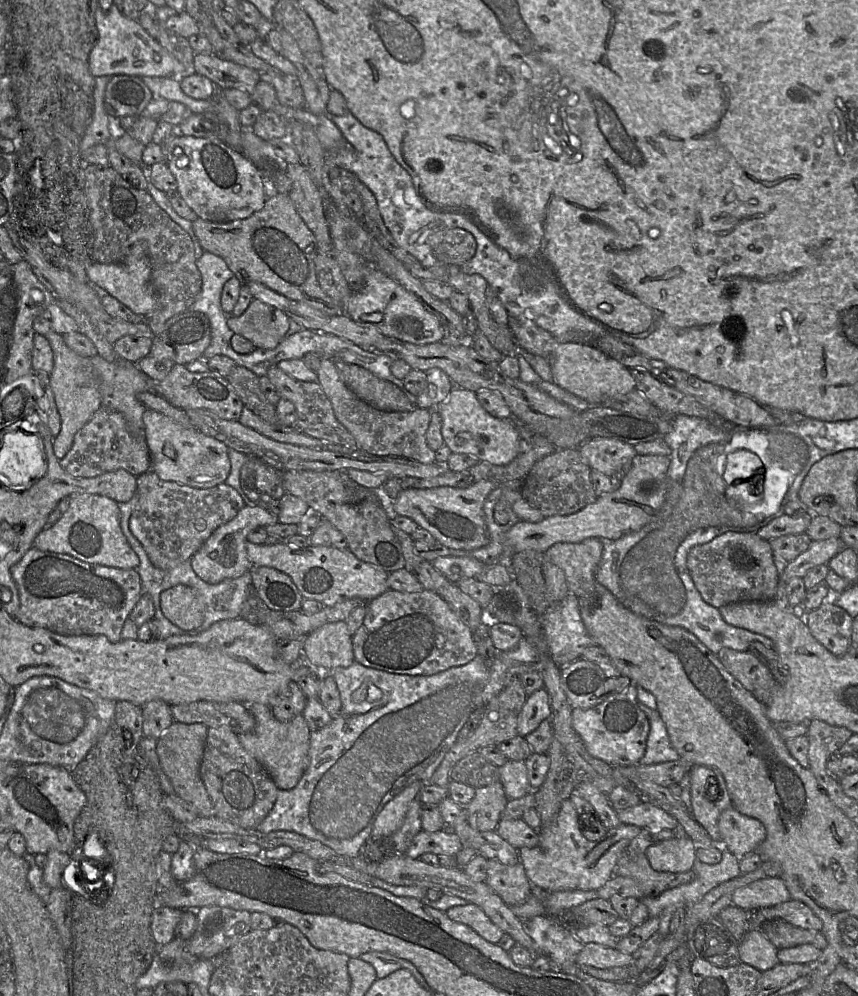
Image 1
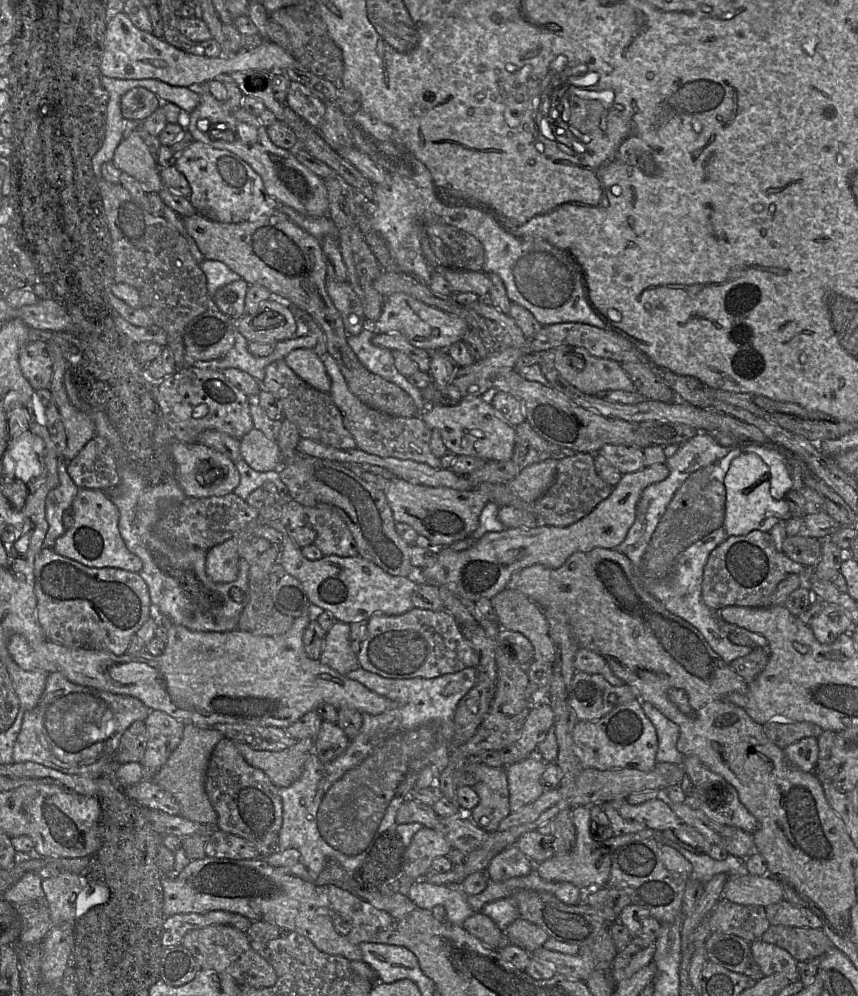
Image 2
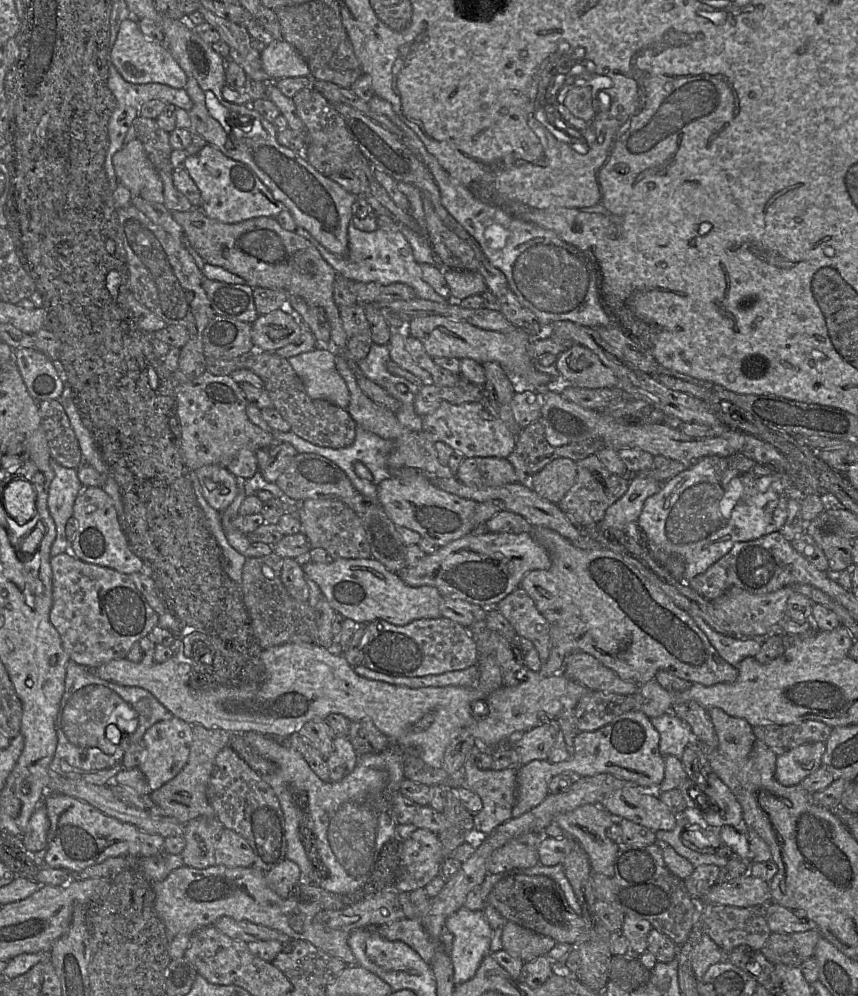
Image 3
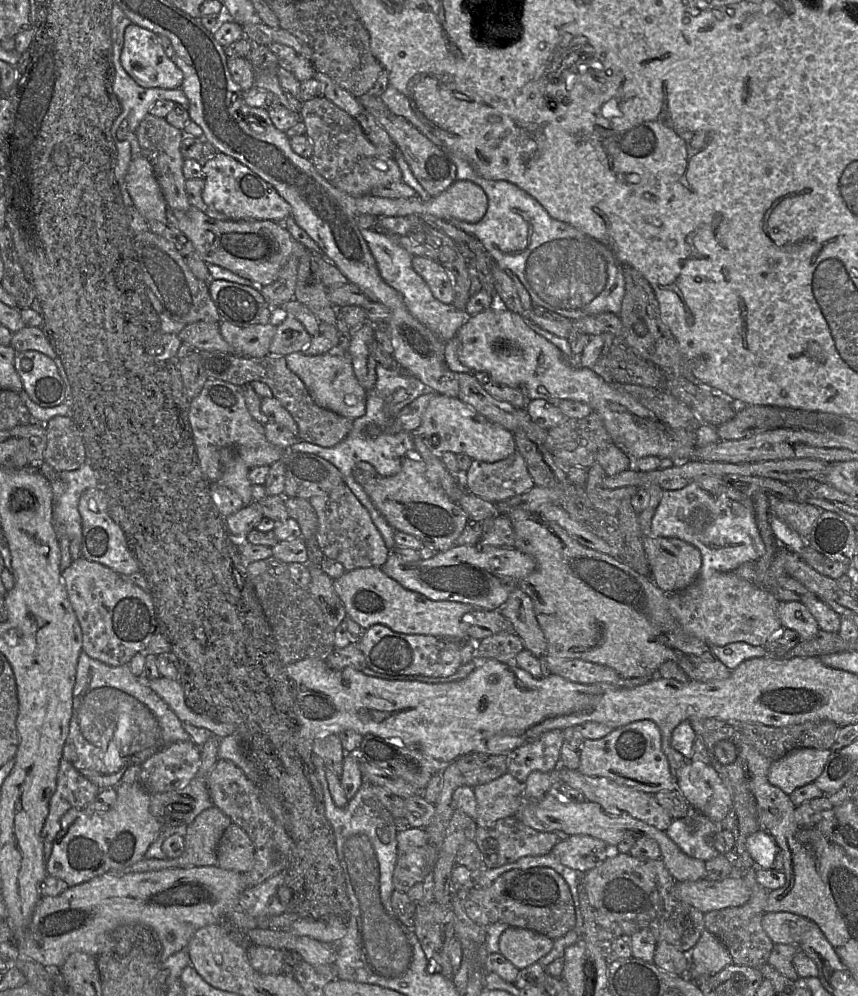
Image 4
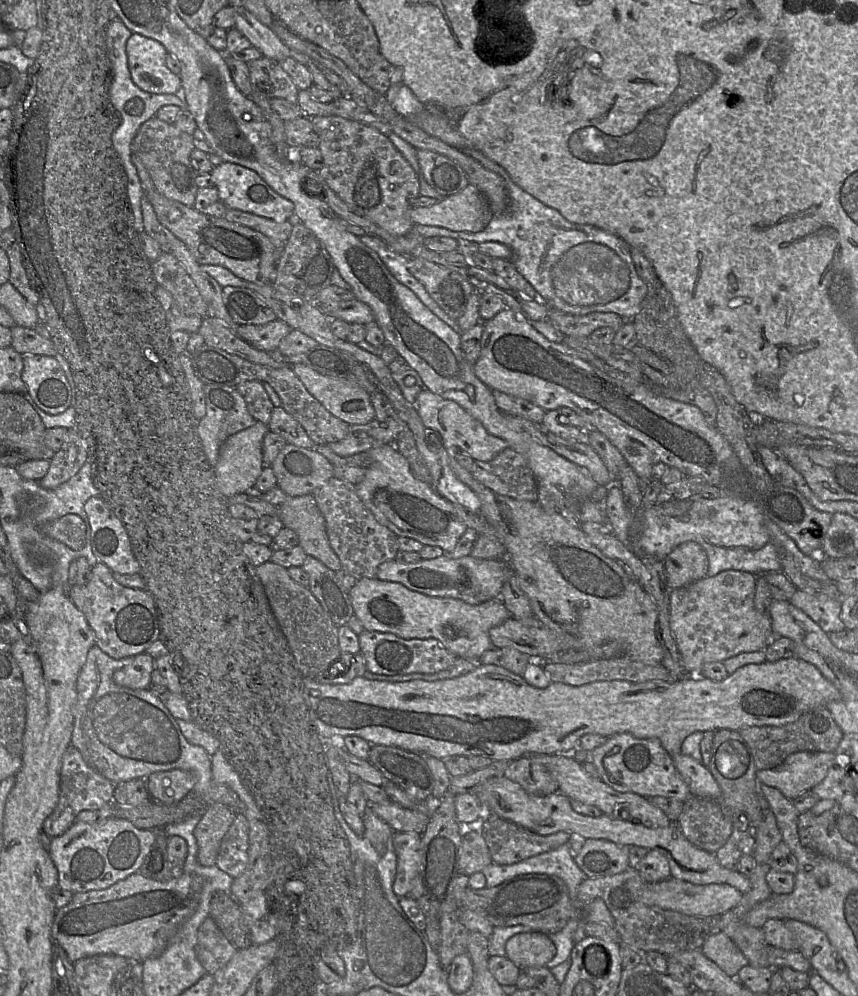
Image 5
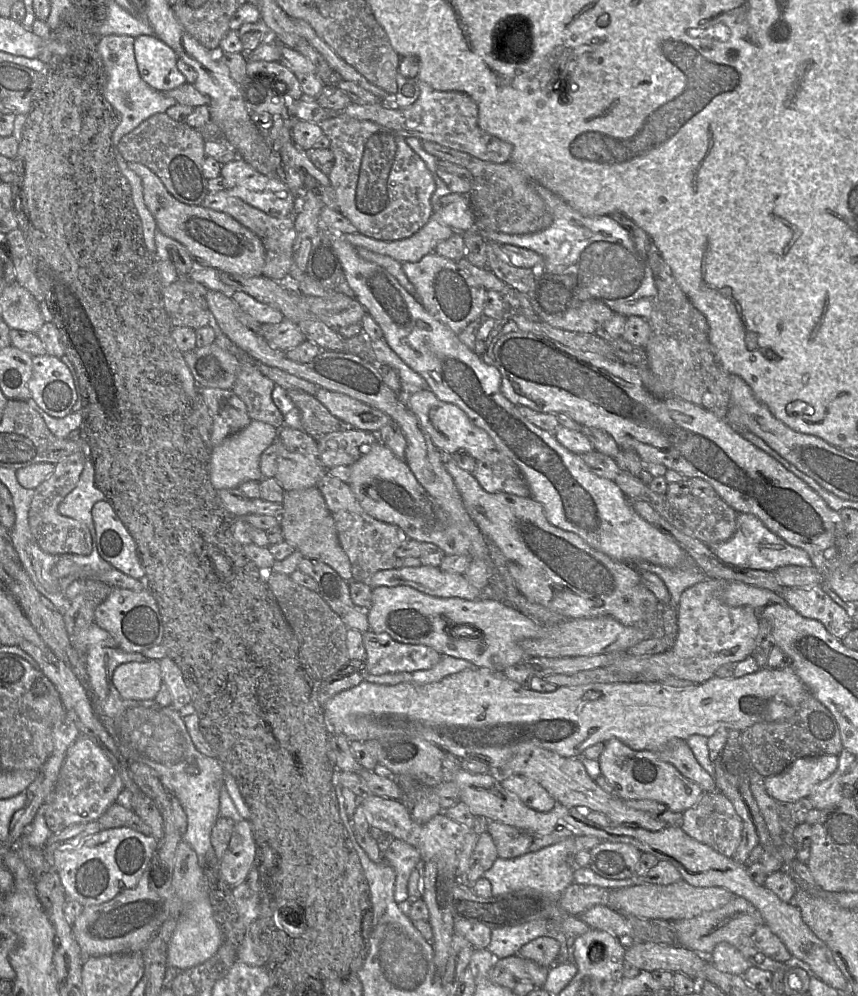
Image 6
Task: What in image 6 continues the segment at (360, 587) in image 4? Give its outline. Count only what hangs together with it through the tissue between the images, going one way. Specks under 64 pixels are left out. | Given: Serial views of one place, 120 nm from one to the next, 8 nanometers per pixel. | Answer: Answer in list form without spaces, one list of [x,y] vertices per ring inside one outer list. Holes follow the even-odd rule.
[[[410,586],[373,588],[367,619],[370,631],[387,633],[401,643],[426,645],[441,655],[464,659],[475,667],[488,668],[498,673],[509,666],[527,661],[528,656],[520,646],[523,639],[545,635],[545,626],[493,597],[475,600],[440,598]],[[457,625],[468,625],[476,631],[472,636],[454,638],[450,629]]]

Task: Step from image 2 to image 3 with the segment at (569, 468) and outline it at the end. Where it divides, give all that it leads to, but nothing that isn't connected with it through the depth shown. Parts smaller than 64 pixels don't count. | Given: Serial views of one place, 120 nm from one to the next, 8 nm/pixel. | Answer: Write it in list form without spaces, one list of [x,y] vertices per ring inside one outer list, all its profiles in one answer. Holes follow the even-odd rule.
[[[596,454],[575,463],[577,467],[575,484],[558,503],[558,507],[574,526],[586,529],[600,522],[606,510],[626,493],[629,487],[629,477],[610,473]]]

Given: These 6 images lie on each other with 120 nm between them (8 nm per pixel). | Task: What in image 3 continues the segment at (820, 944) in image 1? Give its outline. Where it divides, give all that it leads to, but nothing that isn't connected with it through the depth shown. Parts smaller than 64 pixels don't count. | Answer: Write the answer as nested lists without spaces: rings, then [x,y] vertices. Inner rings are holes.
[[[818,930],[800,933],[771,933],[760,952],[772,964],[800,967],[813,958],[817,942],[822,938]]]

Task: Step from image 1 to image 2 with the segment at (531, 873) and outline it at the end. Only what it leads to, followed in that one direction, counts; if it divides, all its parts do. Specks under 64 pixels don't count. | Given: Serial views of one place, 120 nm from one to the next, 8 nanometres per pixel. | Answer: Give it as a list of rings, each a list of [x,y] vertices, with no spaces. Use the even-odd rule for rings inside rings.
[[[580,805],[571,809],[570,816],[576,831],[575,847],[566,855],[554,855],[541,863],[535,864],[534,869],[541,878],[547,881],[570,882],[582,891],[604,887],[607,885],[610,876],[612,854],[615,850],[636,839],[654,837],[653,832],[661,832],[645,829],[637,833],[619,837],[613,836],[603,841],[597,841],[593,839],[590,833],[590,806]]]

